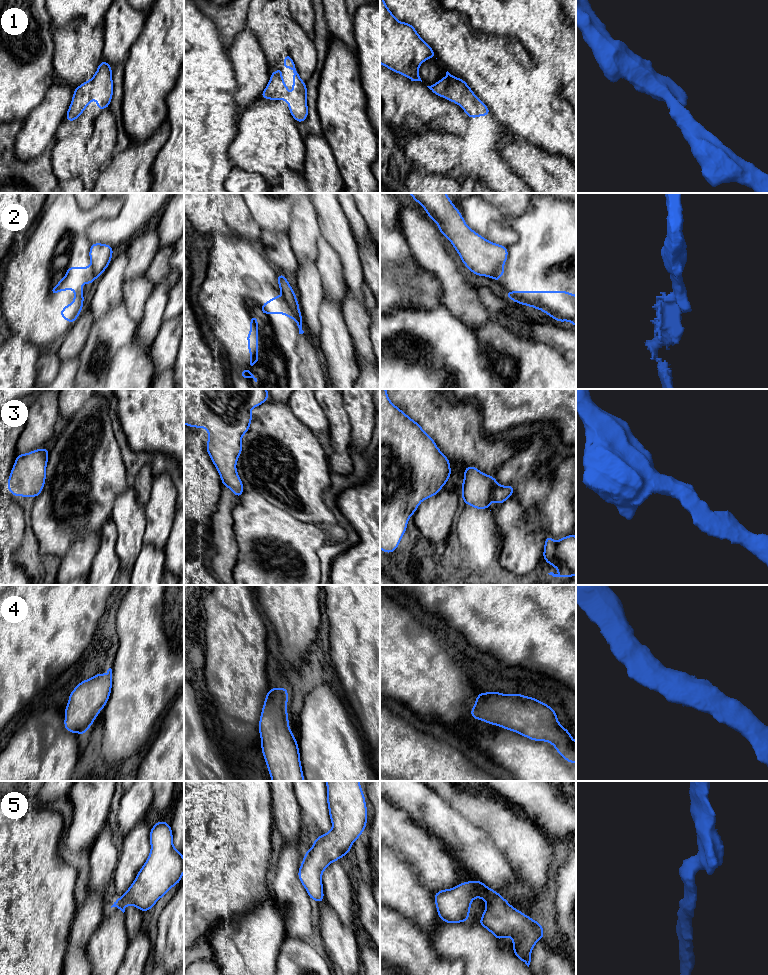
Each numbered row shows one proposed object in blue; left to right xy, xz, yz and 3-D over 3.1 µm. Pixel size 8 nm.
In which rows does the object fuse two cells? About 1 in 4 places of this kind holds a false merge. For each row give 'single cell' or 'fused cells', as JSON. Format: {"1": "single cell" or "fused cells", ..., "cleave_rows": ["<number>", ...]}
{"1": "single cell", "2": "fused cells", "3": "single cell", "4": "single cell", "5": "single cell", "cleave_rows": ["2"]}

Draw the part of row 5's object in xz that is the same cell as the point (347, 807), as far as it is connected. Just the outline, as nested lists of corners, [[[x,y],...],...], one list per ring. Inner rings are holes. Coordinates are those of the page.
[[[325,781],[332,830],[314,839],[298,871],[311,900],[324,901],[322,873],[333,862],[348,855],[352,844],[367,825],[367,807],[359,781]]]

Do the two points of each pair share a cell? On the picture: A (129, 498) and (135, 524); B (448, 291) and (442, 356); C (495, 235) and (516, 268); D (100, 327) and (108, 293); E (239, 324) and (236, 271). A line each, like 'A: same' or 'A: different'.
A: same
B: different
C: different
D: different
E: same

